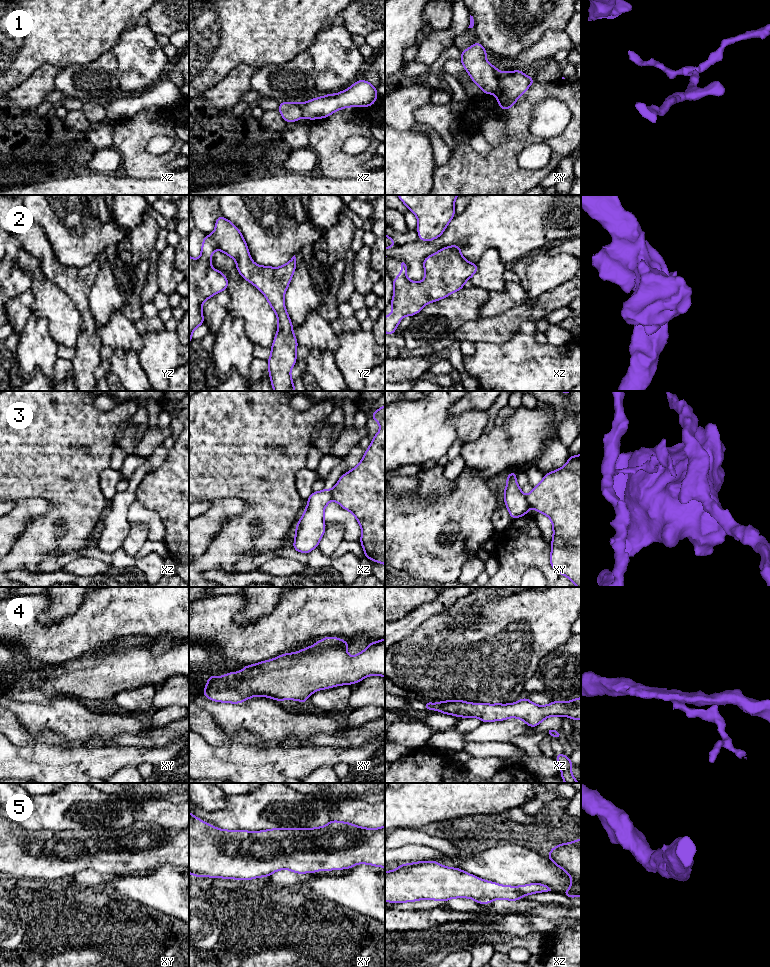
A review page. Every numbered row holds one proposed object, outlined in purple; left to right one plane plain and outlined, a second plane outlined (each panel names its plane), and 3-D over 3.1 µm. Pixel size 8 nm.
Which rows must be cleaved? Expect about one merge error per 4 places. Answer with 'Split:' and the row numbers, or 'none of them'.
Split: 1, 3

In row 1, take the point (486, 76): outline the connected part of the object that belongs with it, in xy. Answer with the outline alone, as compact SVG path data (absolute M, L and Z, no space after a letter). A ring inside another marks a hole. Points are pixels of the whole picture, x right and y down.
M475 42L461 52L460 61L483 94L495 94L501 71L486 60L486 53L487 50L479 42Z

